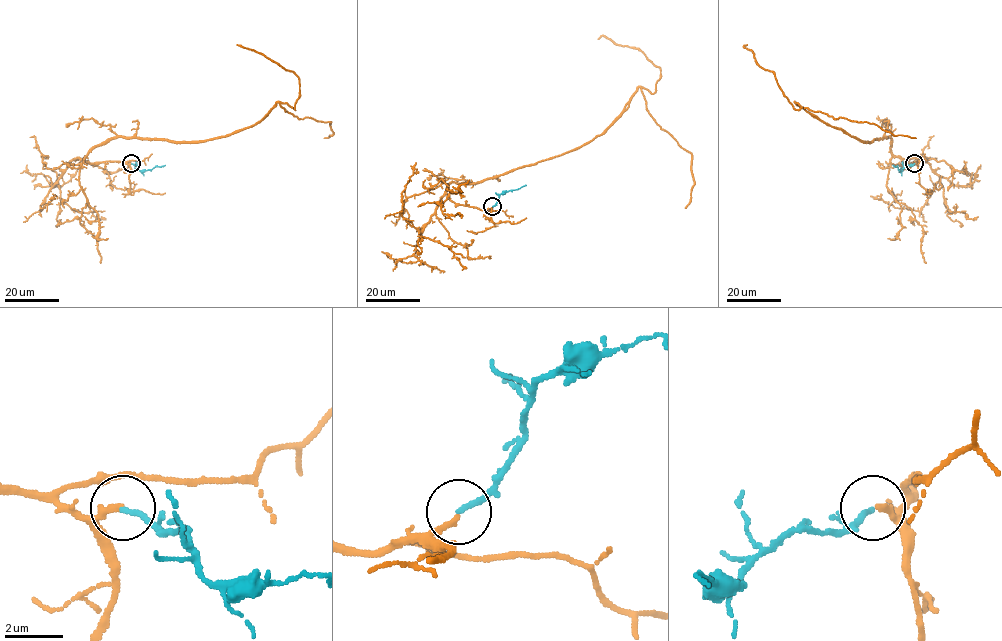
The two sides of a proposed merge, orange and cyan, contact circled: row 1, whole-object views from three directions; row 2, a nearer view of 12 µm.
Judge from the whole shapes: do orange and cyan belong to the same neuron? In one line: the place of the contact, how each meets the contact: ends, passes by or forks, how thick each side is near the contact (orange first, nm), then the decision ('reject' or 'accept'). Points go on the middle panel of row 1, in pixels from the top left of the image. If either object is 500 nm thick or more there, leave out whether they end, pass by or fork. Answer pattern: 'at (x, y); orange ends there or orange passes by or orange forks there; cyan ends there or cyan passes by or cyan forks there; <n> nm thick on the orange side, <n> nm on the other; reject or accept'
at (492, 206); orange ends there; cyan ends there; 200 nm thick on the orange side, 180 nm on the other; accept

